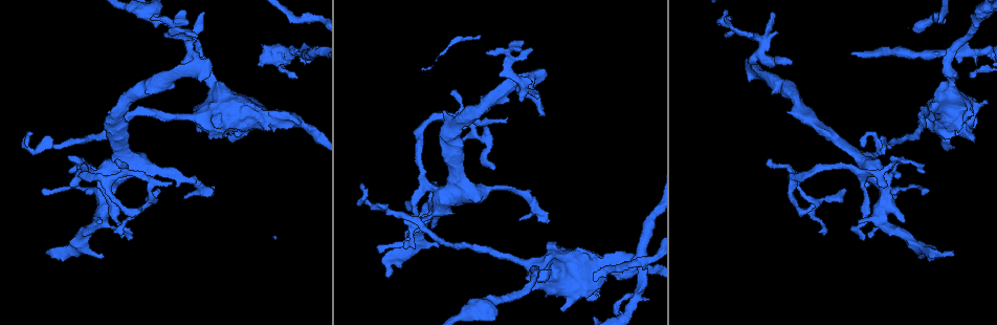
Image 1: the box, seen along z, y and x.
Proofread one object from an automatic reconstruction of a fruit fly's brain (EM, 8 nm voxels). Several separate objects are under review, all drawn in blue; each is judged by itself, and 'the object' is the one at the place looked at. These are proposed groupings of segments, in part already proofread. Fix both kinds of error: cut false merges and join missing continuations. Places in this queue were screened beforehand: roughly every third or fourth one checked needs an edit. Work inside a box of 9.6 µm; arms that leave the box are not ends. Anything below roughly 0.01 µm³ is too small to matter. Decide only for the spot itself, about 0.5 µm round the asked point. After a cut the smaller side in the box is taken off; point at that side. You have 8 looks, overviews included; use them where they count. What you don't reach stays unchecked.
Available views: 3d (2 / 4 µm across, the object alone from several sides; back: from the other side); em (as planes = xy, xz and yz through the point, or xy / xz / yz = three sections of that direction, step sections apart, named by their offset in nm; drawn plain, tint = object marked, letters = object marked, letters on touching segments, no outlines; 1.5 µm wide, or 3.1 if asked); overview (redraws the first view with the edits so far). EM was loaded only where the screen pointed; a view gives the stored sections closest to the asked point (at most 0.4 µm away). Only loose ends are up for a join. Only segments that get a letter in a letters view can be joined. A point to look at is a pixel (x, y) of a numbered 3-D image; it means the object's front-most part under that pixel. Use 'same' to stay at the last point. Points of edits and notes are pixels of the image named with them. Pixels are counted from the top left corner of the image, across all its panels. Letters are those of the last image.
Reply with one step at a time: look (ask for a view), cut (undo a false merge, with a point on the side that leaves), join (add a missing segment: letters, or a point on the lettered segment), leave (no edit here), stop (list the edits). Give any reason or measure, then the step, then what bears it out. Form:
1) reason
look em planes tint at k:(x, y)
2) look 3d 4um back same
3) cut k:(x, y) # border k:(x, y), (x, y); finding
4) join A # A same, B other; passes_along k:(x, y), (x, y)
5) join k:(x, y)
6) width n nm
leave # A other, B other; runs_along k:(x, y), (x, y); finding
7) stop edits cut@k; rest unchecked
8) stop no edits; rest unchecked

look em planes letters at 1:(212, 87)

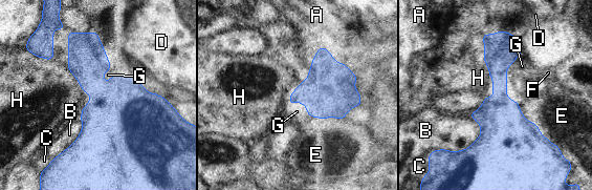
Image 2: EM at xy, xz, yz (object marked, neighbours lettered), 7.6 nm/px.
longest_contact E 420 nm
leave # A other, B other, C other, D other, E other, F other, G other, H other; all the same neuron

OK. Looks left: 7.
thin end
look em planes letters at 1:(381, 250)

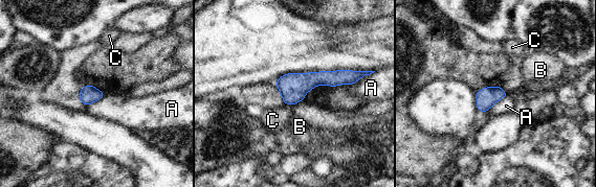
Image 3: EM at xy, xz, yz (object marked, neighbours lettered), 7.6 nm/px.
leave # A other, B other, C other; border 3:(106, 94), (85, 107); none of them fits

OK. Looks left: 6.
look 3d 2um at 1:(116, 160)

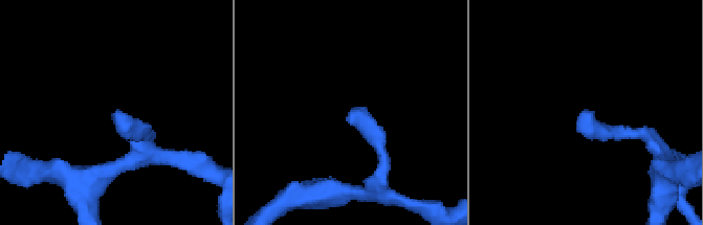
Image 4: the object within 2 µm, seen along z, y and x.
look em yz step 8 tint at 4:(119, 109)

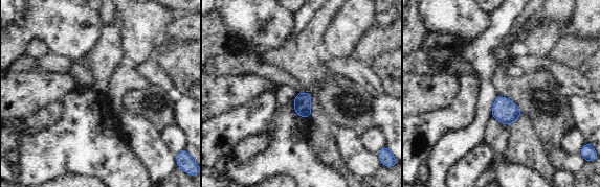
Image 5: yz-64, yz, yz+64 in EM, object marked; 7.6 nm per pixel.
cut it another way
look em planes letters same

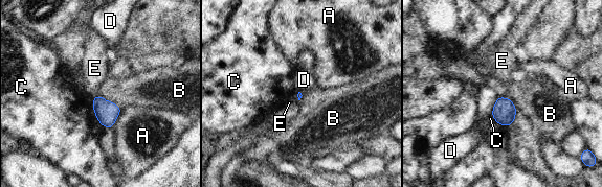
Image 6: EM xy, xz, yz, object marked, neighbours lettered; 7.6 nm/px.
leave # A other, B other, C other, D other, E other; border 6:(498, 96), (508, 98), (515, 108); no lettered segment goes on from it

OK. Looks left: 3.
tapers out
look em planes letters at 1:(490, 54)

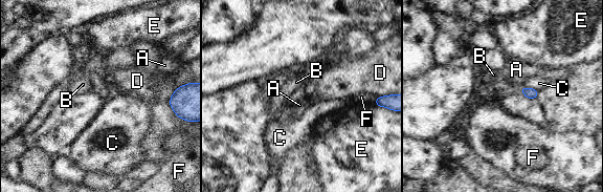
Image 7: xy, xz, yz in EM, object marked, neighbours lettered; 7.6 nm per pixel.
leave # A other, B other, C other, D other, E other, F other; none of them fits

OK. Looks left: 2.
stop no edits; rest unchecked

